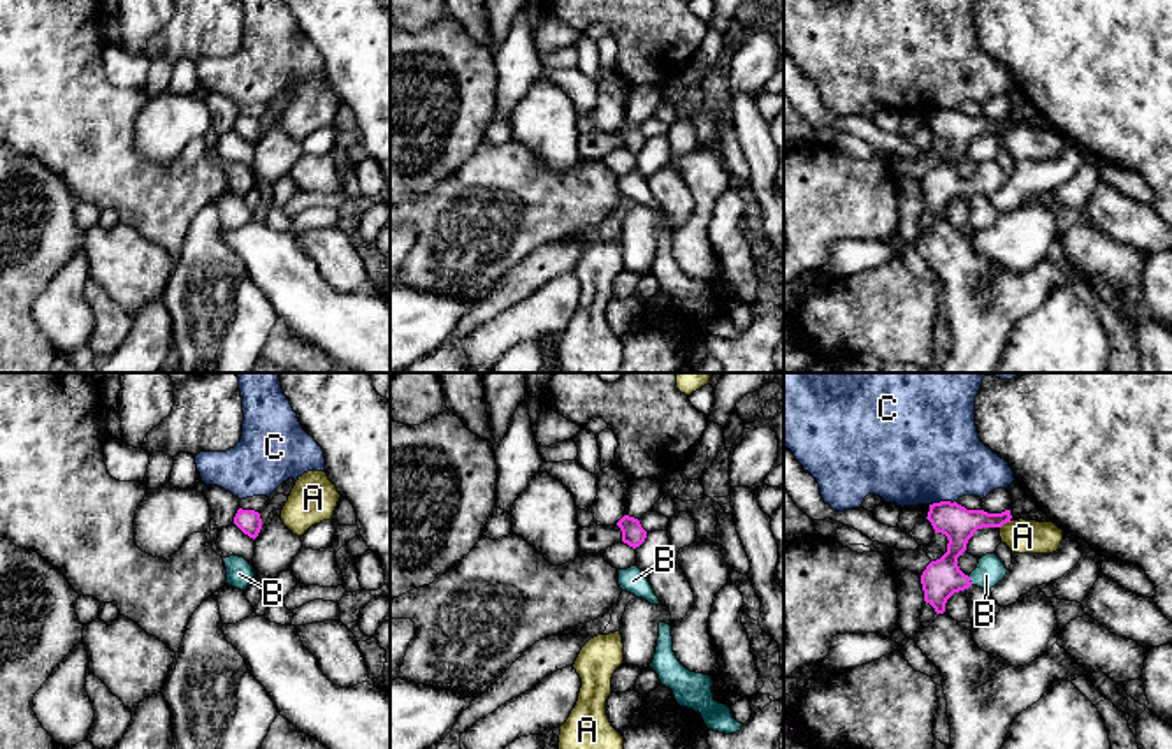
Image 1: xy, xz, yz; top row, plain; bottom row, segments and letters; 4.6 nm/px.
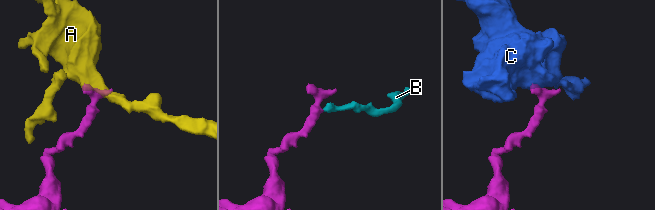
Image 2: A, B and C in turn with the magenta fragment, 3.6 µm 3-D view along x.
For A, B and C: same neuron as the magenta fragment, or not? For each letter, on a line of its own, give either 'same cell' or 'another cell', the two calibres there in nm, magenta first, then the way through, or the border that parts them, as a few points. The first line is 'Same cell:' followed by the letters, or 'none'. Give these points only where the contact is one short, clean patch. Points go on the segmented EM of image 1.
Same cell: B
A: another cell | 160/160 nm
B: same cell | 170/130 nm | across yz (940, 579), (969, 581), (983, 577), (990, 570)
C: another cell | 160/480 nm

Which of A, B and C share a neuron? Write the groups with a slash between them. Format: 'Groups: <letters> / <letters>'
Groups: A / B / C

